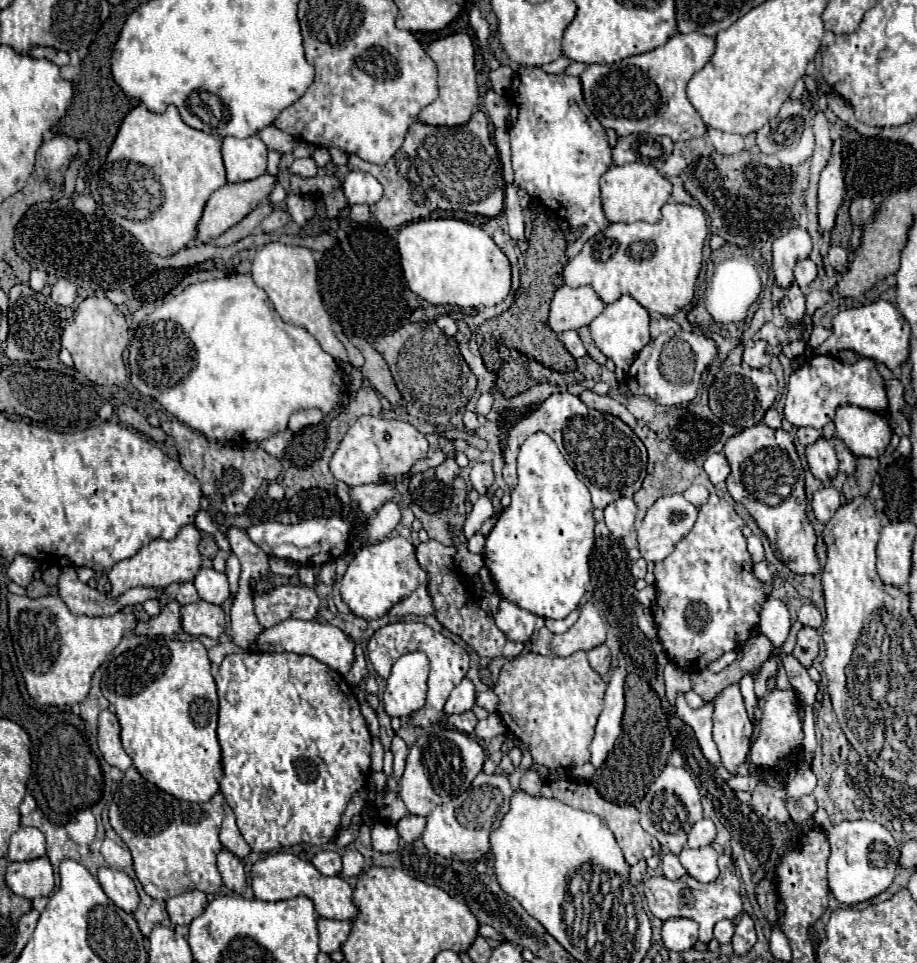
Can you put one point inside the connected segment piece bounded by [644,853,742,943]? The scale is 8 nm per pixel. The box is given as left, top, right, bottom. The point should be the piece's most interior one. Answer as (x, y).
(706, 903)

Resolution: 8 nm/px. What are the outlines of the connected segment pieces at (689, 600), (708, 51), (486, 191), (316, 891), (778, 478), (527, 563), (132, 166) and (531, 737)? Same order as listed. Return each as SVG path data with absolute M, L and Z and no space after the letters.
M712 493L710 501L700 507L698 521L688 537L684 537L676 549L654 567L654 585L658 591L654 621L658 627L658 637L670 661L674 661L684 671L702 671L726 651L734 651L744 641L748 641L752 629L758 627L756 609L760 607L760 601L772 593L772 585L762 585L752 573L752 561L746 551L746 537L742 535L742 527L744 521L734 511L734 505Z
M676 33L666 45L618 63L594 63L582 73L584 99L592 115L620 137L630 133L668 135L672 141L702 137L708 127L686 97L686 85L716 51L716 41L702 33Z
M476 111L466 125L458 127L432 127L416 121L408 129L402 147L386 165L366 163L350 155L348 167L350 171L368 171L384 185L384 197L370 209L386 229L418 221L436 209L468 211L486 217L496 217L504 209L502 165L484 111Z
M276 853L270 855L252 867L252 891L256 899L262 901L282 901L292 897L308 897L314 901L316 913L326 919L340 919L340 921L354 921L358 915L358 907L352 899L352 887L340 877L326 877L322 875L310 861L302 861L290 853Z
M760 423L744 429L736 437L730 437L724 447L732 473L726 481L726 489L736 503L742 503L754 517L758 527L770 541L776 557L798 575L820 571L816 557L816 533L806 517L806 491L804 469L794 447L794 439L784 429L770 429Z
M546 433L530 435L518 455L518 487L512 491L512 503L502 511L498 523L486 539L484 565L490 569L498 591L522 609L544 619L564 619L574 611L590 583L588 557L594 547L594 517L586 485L576 477L556 443Z
M138 105L132 113L128 113L128 117L124 117L106 163L102 165L102 171L98 171L98 179L90 181L90 191L108 219L128 229L128 233L132 233L144 249L158 255L174 255L196 239L196 227L206 201L226 183L228 179L224 173L218 137L186 125L176 105L170 105L164 113L152 113L144 105Z
M576 651L570 657L544 657L538 653L522 653L514 659L508 659L502 669L498 683L494 687L494 693L500 699L498 715L504 719L508 731L512 731L516 737L520 737L524 743L530 745L532 759L538 765L544 765L548 769L558 767L578 767L590 761L590 741L594 737L594 725L598 715L604 707L604 693L606 683L604 679L590 667L586 653Z

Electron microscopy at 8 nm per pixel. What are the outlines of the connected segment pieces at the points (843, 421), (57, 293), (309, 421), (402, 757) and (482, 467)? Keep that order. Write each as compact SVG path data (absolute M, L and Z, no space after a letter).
M848 405L840 407L834 417L838 439L856 457L880 457L890 443L890 425L884 415Z
M60 279L54 287L52 287L52 299L62 305L62 307L70 307L76 299L76 285L70 283L68 279Z
M306 409L306 411L298 411L298 413L294 413L294 415L290 417L288 429L290 429L292 433L296 433L296 431L300 431L302 427L316 425L316 423L320 423L320 421L322 421L322 413L320 413L318 409Z
M394 735L394 739L392 739L392 755L394 755L394 777L400 779L402 771L404 771L408 747L406 747L406 743L398 735Z
M476 463L472 465L470 469L470 483L472 487L480 493L480 495L486 495L486 491L492 487L494 483L494 473L492 473L492 467L488 463Z

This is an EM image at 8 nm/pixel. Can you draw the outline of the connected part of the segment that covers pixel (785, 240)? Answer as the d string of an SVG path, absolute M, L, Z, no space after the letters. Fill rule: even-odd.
M794 227L784 237L774 241L774 261L772 269L776 275L776 283L782 289L788 289L794 283L794 265L806 259L812 251L812 241L806 229Z

